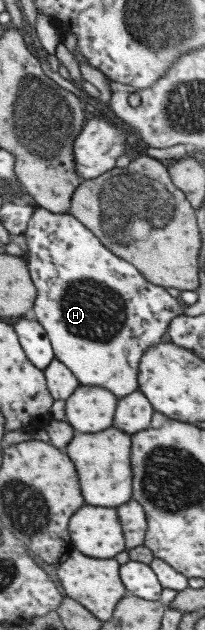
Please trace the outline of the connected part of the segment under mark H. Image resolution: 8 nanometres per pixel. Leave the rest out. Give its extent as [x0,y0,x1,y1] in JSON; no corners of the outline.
[22,205,185,400]

